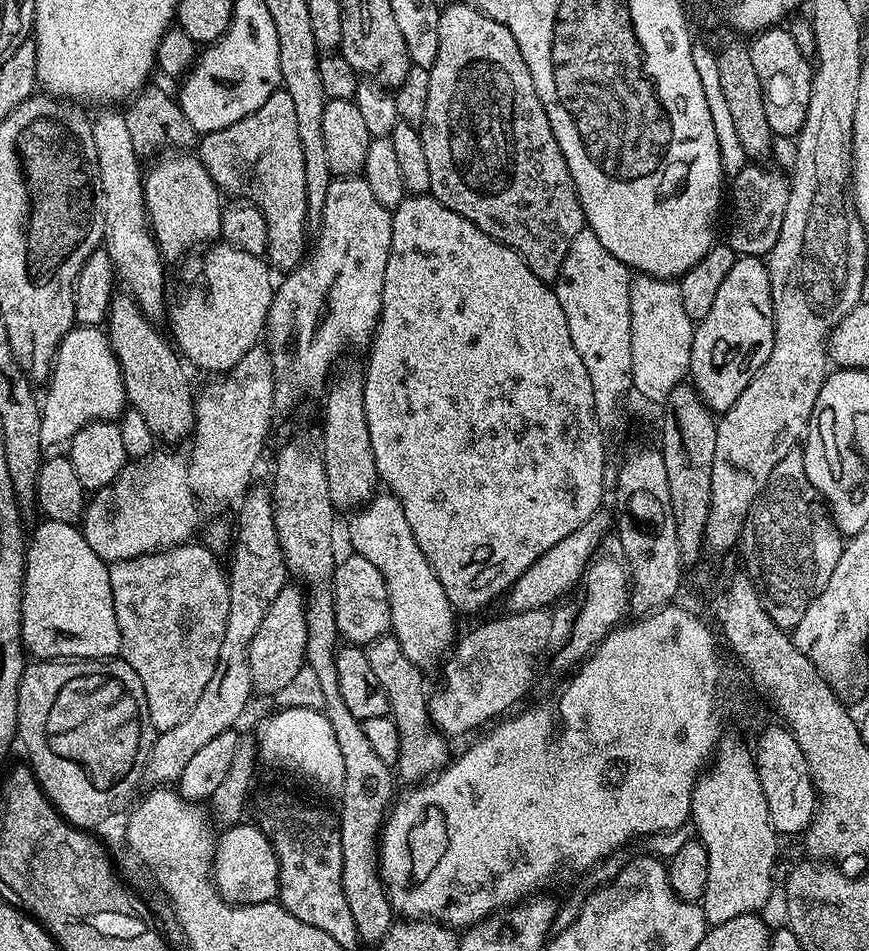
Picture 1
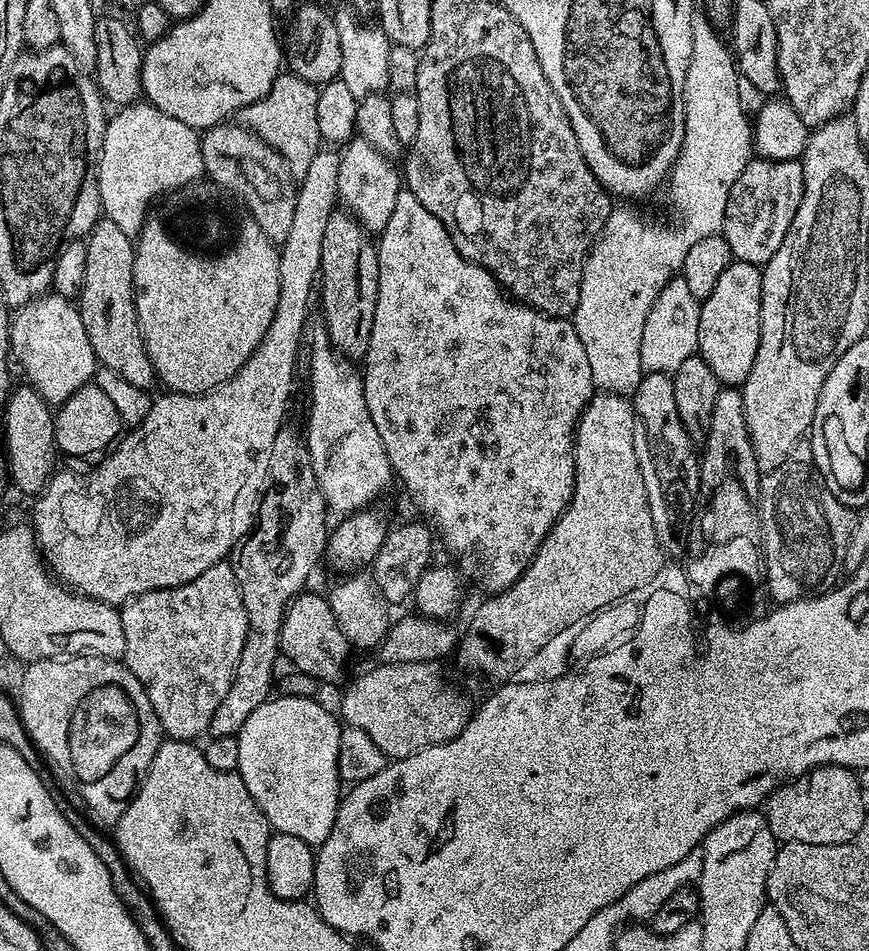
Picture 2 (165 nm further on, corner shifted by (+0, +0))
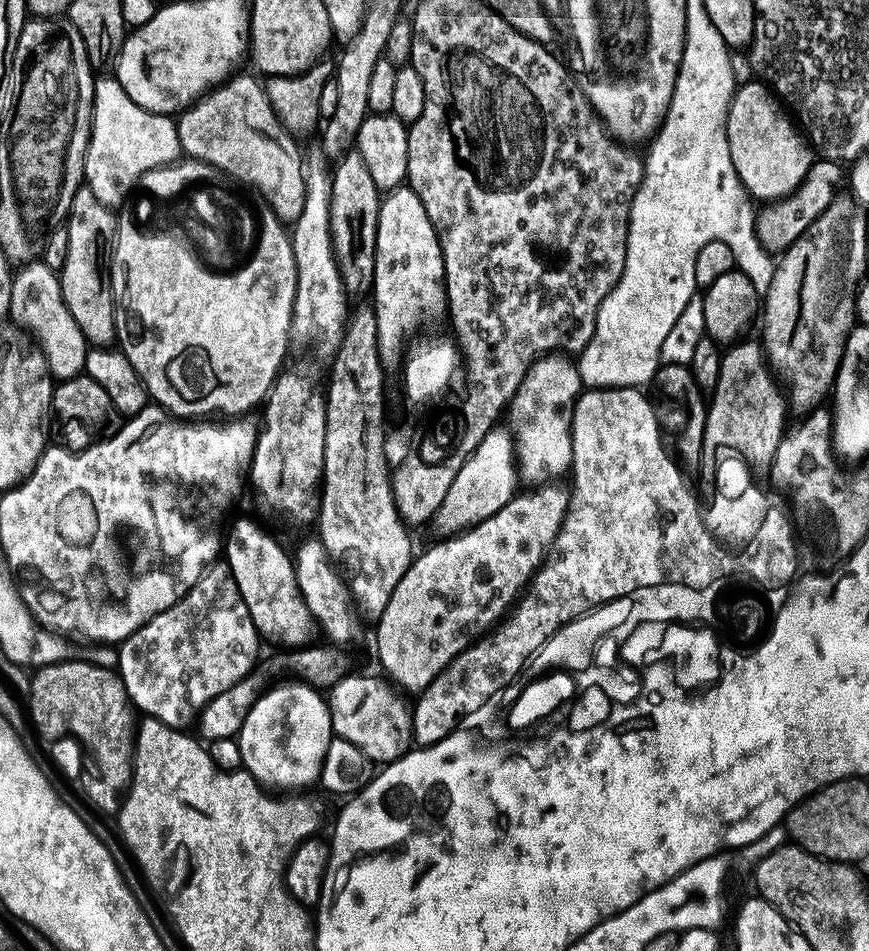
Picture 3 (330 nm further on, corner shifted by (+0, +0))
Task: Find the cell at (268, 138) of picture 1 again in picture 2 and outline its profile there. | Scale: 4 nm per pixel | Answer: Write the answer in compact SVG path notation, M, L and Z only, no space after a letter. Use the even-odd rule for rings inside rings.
M281 74L276 77L274 86L261 100L240 109L238 116L244 127L262 138L270 147L279 152L286 162L293 181L304 179L310 162L314 162L316 153L321 151L322 141L318 130L318 94L320 88L301 76Z

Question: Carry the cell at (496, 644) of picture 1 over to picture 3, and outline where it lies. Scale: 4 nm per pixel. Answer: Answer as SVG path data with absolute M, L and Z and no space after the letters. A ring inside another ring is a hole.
M346 675L332 685L326 699L333 733L339 739L354 742L354 746L358 746L358 750L362 750L373 765L383 766L413 747L412 708L387 679L377 676Z

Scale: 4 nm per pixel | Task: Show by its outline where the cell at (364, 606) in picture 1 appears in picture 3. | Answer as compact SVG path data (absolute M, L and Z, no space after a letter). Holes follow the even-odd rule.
M494 426L486 438L473 447L470 455L464 457L464 465L458 470L454 482L450 482L450 490L446 490L446 498L442 498L442 506L438 506L430 528L437 532L437 537L447 538L474 527L509 504L517 495L516 484L518 469L511 431L504 426Z

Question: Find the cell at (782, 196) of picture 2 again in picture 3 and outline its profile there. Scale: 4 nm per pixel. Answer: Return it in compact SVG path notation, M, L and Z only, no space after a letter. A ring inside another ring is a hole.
M817 159L807 172L806 178L791 195L773 204L763 205L761 207L763 209L757 211L754 218L756 237L767 252L770 254L783 252L824 212L829 202L835 199L834 185L840 183L841 180L843 183L844 170L842 172L841 168L843 167L837 161Z

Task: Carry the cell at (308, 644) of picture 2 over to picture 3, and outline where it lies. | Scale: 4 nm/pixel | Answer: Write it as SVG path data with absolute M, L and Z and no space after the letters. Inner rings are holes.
M248 516L234 521L232 529L229 532L227 529L226 539L222 544L222 556L228 569L234 574L234 582L238 582L238 591L242 593L242 602L246 602L246 610L250 610L254 626L265 641L273 640L276 644L285 644L285 649L288 650L299 650L315 641L312 639L318 636L318 625L302 598L293 557L284 553L283 546L262 525L255 524Z

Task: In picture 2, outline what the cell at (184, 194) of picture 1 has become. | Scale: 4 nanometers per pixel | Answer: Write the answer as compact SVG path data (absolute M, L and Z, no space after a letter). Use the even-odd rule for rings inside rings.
M147 102L125 104L113 116L111 113L104 126L100 159L96 161L100 206L106 219L119 226L122 234L139 237L150 215L148 207L159 196L167 192L175 194L186 185L197 183L205 175L200 138L201 133L197 129L186 126L186 122L178 122L178 118L170 118L170 114L162 114L162 110Z

